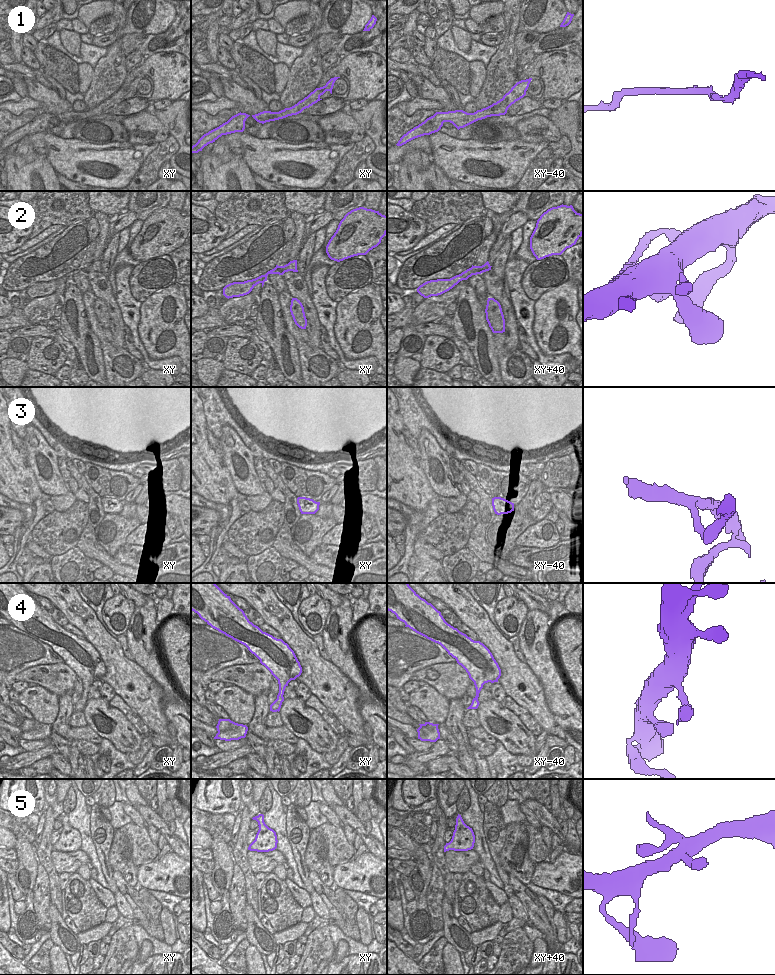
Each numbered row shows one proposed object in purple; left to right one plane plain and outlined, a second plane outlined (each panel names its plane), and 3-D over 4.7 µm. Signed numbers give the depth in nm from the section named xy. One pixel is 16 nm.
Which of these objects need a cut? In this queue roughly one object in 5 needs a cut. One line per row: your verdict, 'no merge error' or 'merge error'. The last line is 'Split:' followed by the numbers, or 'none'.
1: no merge error
2: no merge error
3: no merge error
4: no merge error
5: no merge error
Split: none

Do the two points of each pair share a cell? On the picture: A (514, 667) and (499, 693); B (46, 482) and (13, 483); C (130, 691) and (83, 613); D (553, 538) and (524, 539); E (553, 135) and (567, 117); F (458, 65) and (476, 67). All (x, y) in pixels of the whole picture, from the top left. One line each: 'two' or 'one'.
A: two
B: two
C: one
D: one
E: two
F: two

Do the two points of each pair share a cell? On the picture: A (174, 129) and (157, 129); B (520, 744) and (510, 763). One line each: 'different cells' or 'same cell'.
A: different cells
B: different cells

